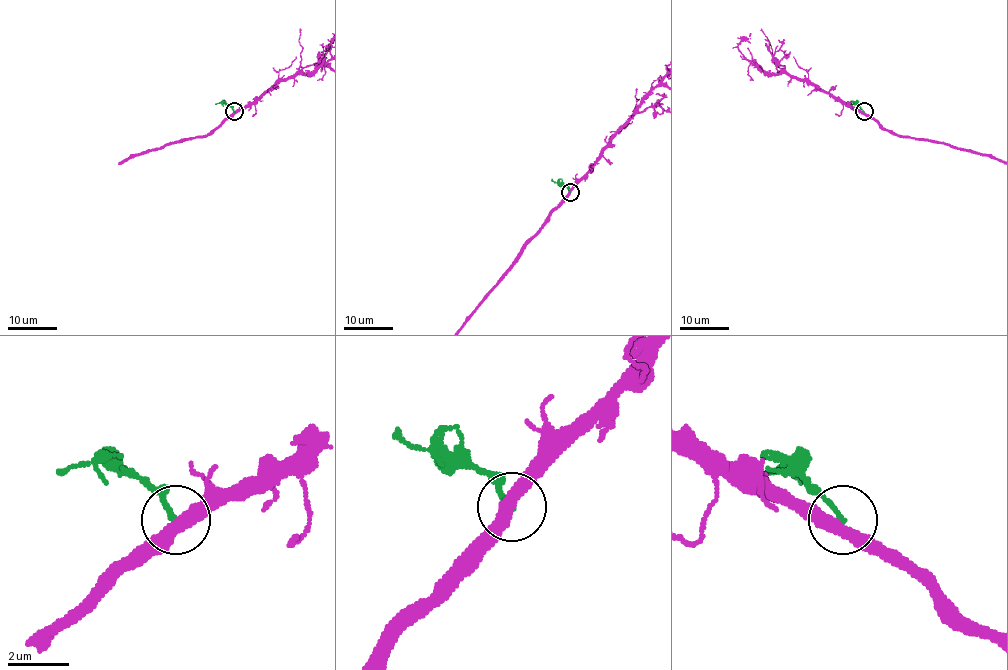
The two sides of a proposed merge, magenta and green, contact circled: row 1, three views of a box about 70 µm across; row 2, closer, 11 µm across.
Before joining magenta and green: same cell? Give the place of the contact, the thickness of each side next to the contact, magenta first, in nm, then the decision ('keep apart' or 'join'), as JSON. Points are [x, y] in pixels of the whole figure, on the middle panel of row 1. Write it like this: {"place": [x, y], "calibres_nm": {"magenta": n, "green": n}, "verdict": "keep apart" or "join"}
{"place": [570, 192], "calibres_nm": {"magenta": 400, "green": 160}, "verdict": "keep apart"}

